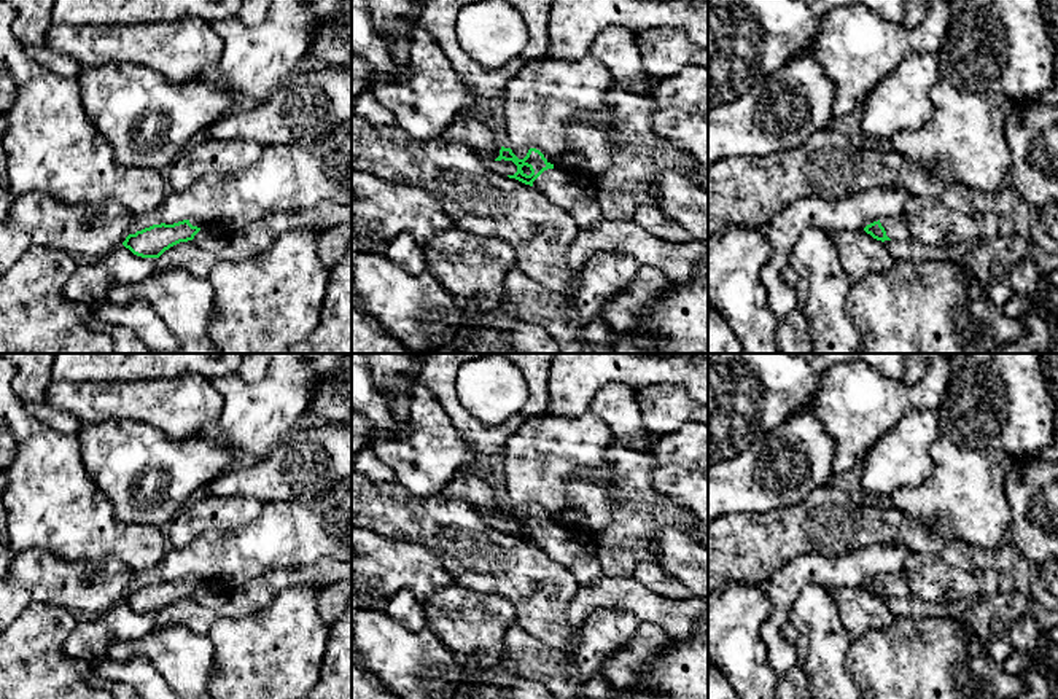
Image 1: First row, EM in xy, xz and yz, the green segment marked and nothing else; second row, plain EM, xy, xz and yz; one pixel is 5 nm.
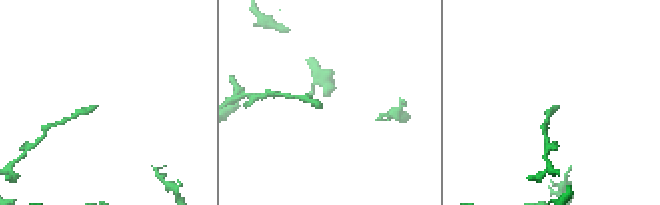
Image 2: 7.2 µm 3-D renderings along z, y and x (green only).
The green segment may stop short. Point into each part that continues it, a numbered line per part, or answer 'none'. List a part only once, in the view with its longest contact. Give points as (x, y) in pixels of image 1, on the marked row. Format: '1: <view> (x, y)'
1: xz (557, 187)

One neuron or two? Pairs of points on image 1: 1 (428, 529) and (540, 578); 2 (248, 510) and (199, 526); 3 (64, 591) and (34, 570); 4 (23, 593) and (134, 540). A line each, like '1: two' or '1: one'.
1: one
2: one
3: one
4: two

